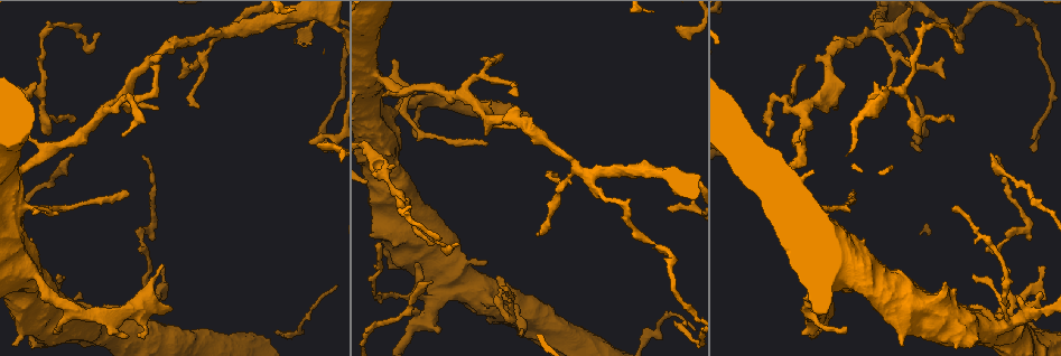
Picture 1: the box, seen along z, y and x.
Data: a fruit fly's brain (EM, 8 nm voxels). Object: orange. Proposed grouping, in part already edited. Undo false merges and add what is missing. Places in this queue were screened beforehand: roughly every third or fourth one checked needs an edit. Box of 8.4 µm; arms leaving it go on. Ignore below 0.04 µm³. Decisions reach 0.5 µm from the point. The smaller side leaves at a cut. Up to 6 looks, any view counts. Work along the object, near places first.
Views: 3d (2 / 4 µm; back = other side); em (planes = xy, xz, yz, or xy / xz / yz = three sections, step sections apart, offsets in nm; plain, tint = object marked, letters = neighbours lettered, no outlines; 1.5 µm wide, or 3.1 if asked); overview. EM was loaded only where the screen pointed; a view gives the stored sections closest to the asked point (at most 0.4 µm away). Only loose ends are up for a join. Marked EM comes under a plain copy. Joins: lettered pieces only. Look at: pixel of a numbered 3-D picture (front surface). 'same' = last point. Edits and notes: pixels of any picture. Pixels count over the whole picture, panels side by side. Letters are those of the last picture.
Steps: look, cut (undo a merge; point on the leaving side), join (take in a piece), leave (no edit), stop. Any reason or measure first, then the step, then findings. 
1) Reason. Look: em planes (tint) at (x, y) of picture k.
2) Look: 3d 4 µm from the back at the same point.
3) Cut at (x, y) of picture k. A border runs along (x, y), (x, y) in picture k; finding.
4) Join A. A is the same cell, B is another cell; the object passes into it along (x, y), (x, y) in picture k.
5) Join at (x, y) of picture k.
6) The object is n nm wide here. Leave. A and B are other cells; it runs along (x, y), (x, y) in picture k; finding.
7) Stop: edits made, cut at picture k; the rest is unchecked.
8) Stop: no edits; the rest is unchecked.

Look: 3d 4 µm at (803, 67) of picture 1.

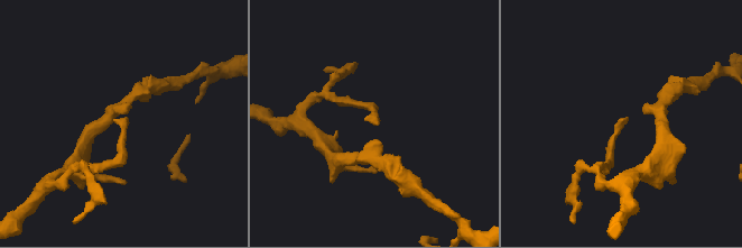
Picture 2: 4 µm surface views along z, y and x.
Look: em yz step 8 (letters) at (116, 122) of picture 2.

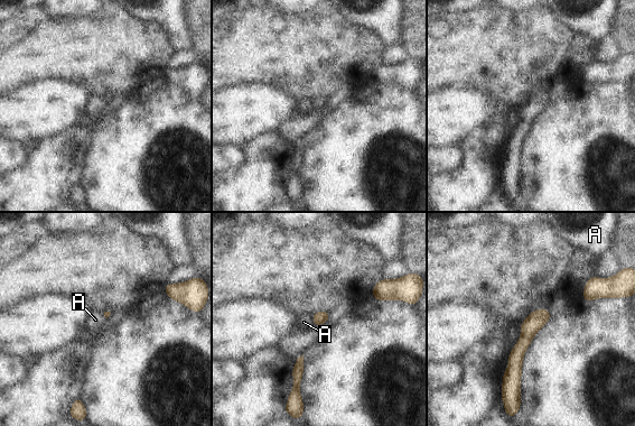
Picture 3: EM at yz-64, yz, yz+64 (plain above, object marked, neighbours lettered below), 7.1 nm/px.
Leave. A is another cell; no lettered piece goes on from it.

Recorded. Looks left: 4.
Sudden change in width. Look: em planes (tint) at (791, 166) of picture 1.

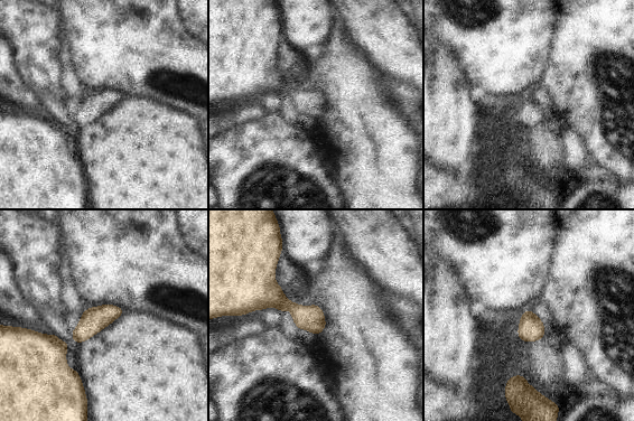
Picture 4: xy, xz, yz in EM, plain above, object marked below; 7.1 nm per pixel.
See the neighbours. Look: em planes (letters) at the same point.

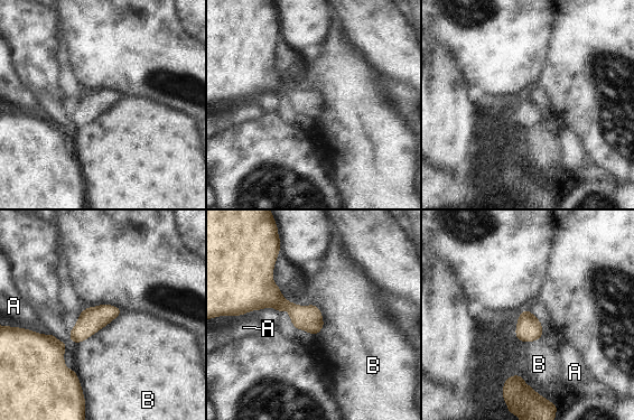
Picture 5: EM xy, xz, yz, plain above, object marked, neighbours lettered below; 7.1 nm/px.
The object is 180 nm wide here. Leave. A and B are other cells; one neuron here.

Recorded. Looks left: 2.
An open end. Look: em planes (letters) at (954, 44) of picture 1.

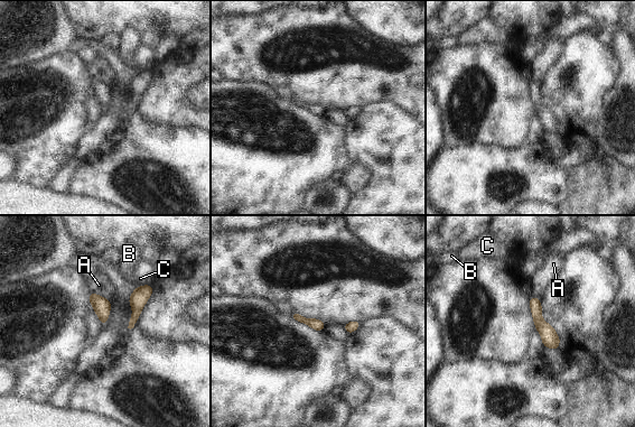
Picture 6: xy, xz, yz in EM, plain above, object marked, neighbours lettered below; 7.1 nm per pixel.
Leave. A, B and C are other cells; it runs along (532, 299), (540, 325), (556, 345) in picture 6; none of them fits.

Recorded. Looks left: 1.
Stop: no edits; the rest is unchecked.

